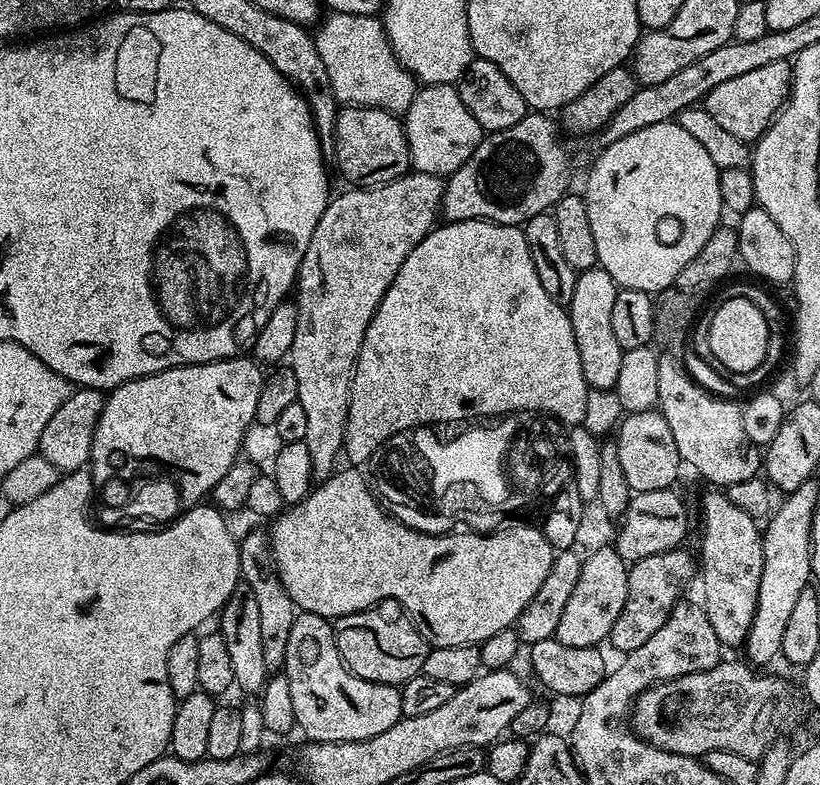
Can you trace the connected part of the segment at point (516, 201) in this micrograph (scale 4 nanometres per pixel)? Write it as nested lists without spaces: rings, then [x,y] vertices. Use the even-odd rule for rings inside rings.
[[[529,111],[522,122],[514,122],[506,130],[489,132],[481,140],[478,150],[458,170],[444,180],[444,193],[440,203],[440,216],[448,222],[463,220],[489,220],[495,224],[522,226],[534,214],[542,214],[556,207],[569,191],[572,184],[572,156],[566,145],[560,141],[561,129],[552,121],[551,115]]]

